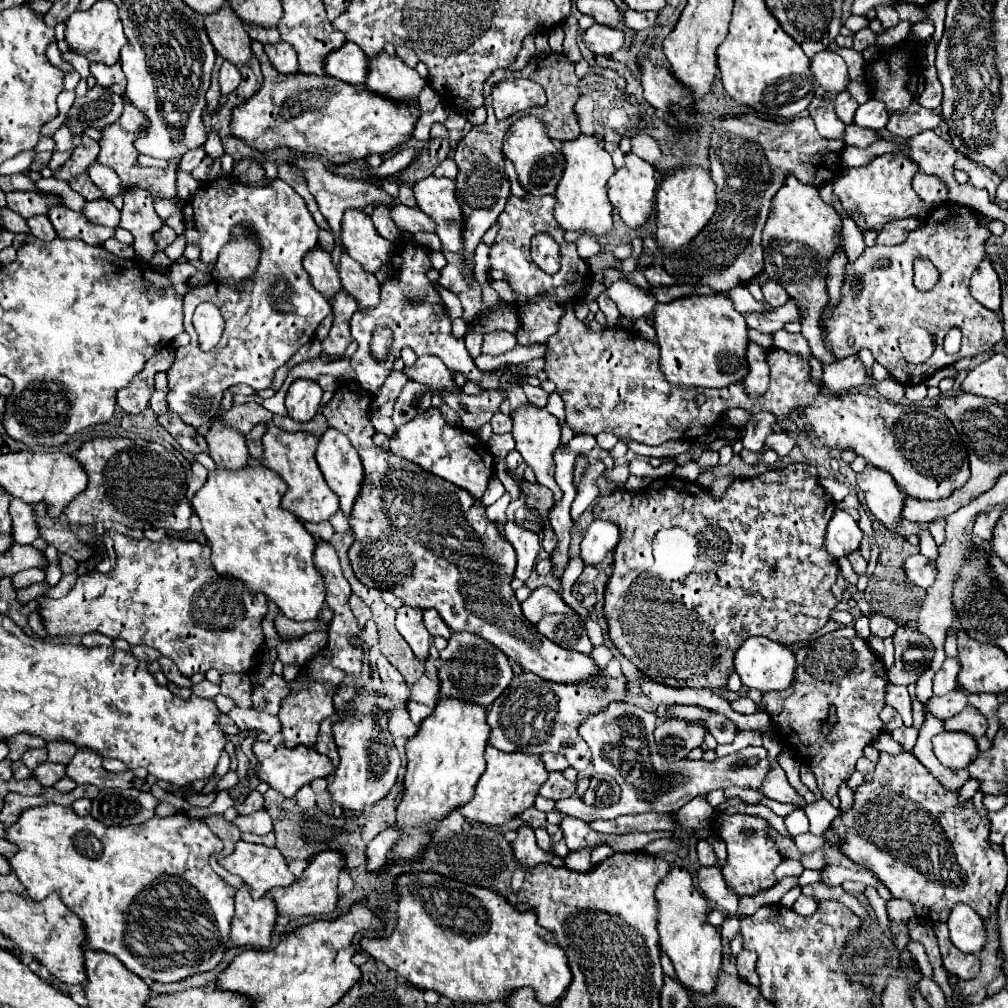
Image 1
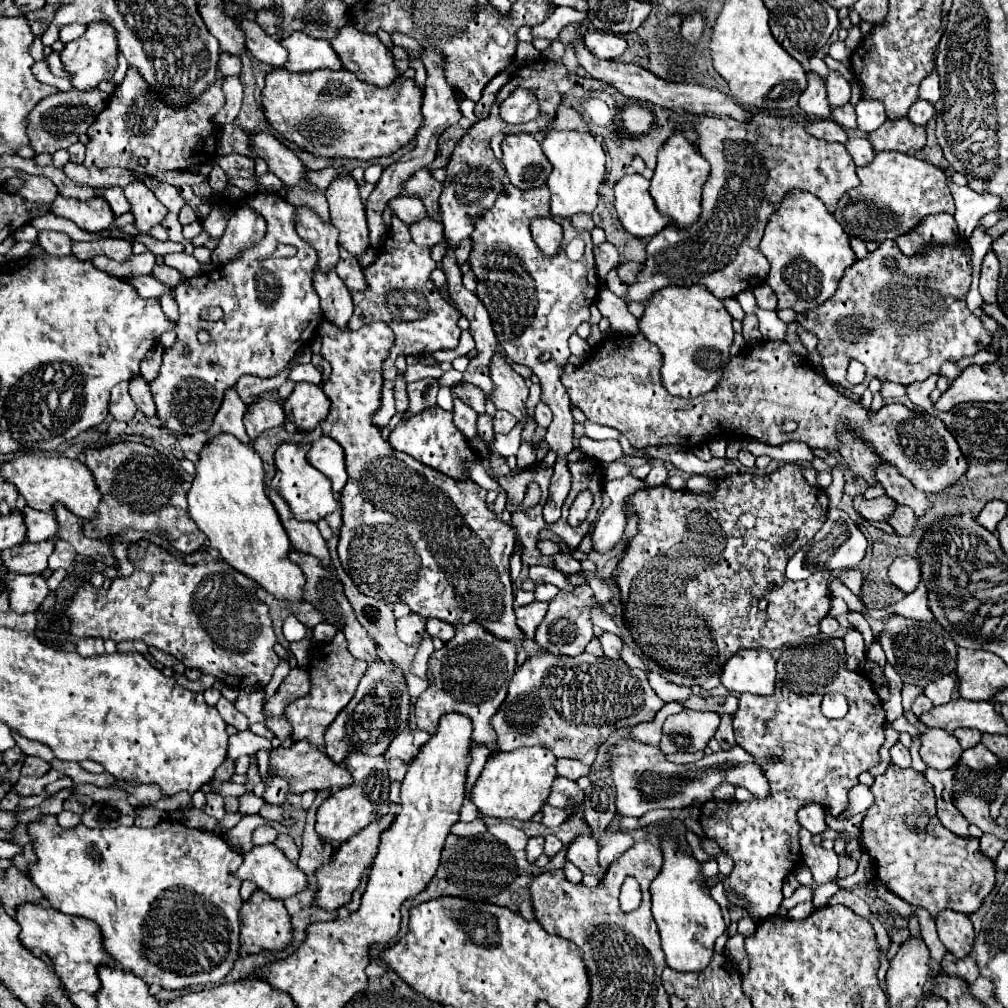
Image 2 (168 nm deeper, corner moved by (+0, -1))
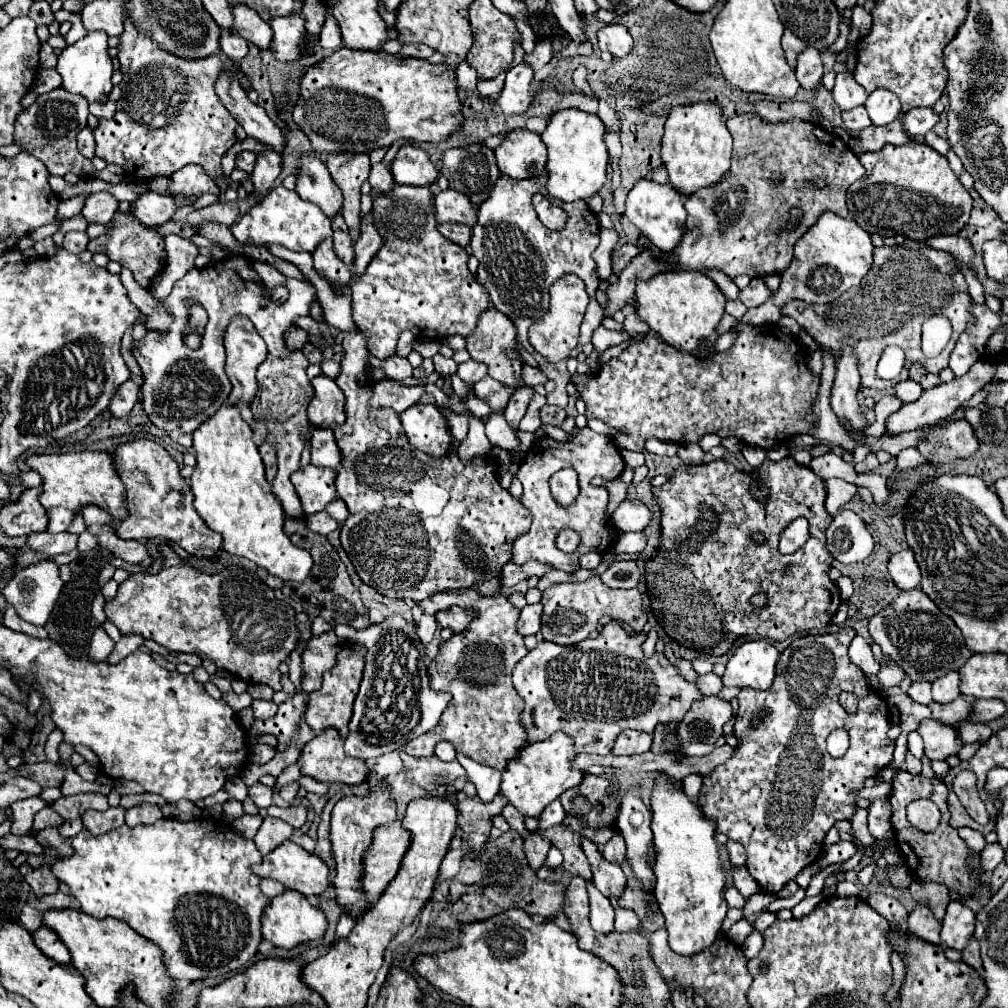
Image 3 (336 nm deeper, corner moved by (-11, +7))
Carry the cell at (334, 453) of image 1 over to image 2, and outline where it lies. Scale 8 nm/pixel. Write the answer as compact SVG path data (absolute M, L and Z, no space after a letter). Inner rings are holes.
M322 435L318 441L312 443L312 447L308 451L308 463L332 481L332 491L338 499L340 489L348 481L342 447L334 439L328 439L326 435Z

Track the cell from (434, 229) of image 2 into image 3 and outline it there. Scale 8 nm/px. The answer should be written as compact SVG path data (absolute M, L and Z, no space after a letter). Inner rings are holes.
M439 223L437 229L439 229L439 233L441 233L445 239L449 239L449 241L461 245L461 247L467 247L467 245L469 245L471 227L467 227L467 225L457 225L457 223Z

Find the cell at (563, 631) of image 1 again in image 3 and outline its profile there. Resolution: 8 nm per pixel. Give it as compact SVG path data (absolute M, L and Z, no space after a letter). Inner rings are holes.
M591 577L583 583L551 585L547 591L543 591L541 603L545 605L541 635L545 641L559 645L575 645L587 639L589 633L597 629L599 619L605 615L615 621L629 623L637 633L643 631L643 625L647 623L647 617L643 613L643 601L637 589L611 589L599 577Z

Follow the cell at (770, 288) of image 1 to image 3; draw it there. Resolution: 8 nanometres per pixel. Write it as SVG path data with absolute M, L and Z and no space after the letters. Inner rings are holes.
M753 277L751 283L749 283L749 287L739 293L739 299L741 299L741 303L745 307L751 309L751 307L763 305L771 295L773 295L773 291L765 285L765 281L761 277Z

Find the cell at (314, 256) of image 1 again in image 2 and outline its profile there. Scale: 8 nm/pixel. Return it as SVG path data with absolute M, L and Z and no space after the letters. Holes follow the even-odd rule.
M296 207L296 231L308 241L318 253L318 267L322 271L330 271L336 265L338 255L338 231L332 223L322 221L310 207Z

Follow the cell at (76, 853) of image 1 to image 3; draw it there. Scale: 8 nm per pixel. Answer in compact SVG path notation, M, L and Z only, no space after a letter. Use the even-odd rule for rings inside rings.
M161 819L153 825L137 825L137 827L123 825L115 831L107 831L107 835L91 835L85 829L79 835L69 837L69 843L71 843L75 853L71 857L59 857L51 865L53 875L59 879L59 883L65 883L69 887L71 895L79 901L83 913L87 913L87 915L111 915L115 919L125 921L141 937L153 941L163 951L163 965L165 965L165 971L167 971L169 977L197 981L197 979L205 979L205 977L229 975L231 971L237 971L239 967L243 967L257 953L257 945L261 941L261 913L263 913L263 907L269 903L269 897L265 897L261 893L259 877L251 873L251 865L261 863L263 857L261 857L259 849L255 847L253 839L241 837L237 831L233 831L231 825L215 821L215 819L213 821L195 819L195 821L189 821L189 823L183 823L183 821L177 821L177 819Z

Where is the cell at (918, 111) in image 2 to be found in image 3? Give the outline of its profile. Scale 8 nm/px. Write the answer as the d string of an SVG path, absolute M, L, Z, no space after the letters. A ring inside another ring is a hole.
M917 107L903 115L903 125L907 133L915 137L923 137L925 133L929 133L937 121L939 121L939 115L933 111L933 107L921 107L921 109Z

